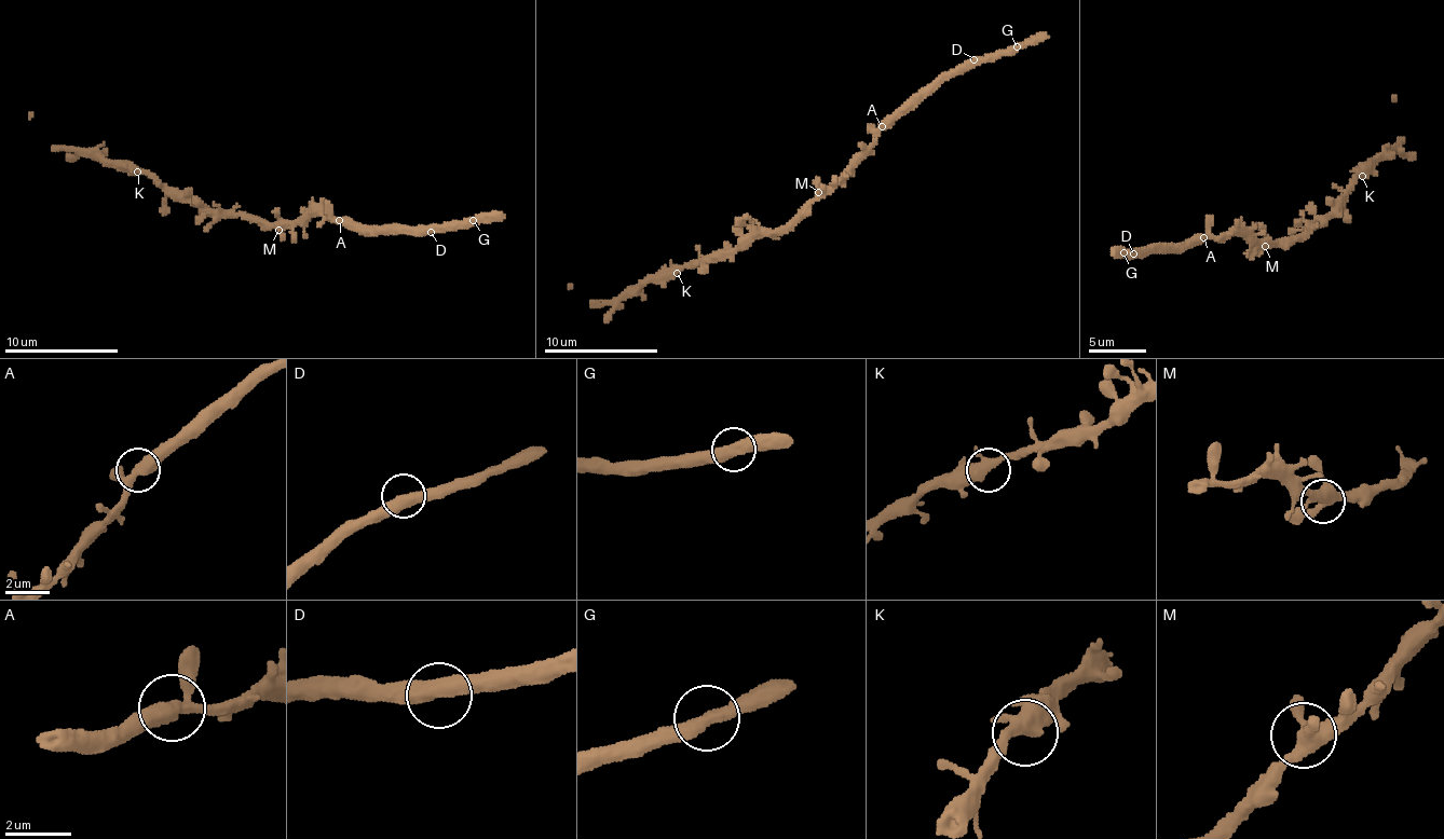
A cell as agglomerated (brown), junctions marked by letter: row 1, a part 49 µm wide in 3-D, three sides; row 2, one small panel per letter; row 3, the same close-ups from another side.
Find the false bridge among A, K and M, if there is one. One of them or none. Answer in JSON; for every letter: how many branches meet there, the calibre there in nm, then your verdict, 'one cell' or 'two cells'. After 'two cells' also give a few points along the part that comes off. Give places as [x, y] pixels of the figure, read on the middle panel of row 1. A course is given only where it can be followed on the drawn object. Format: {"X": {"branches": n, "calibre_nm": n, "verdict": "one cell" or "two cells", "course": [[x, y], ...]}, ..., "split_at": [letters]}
{"A": {"branches": 3, "calibre_nm": 360, "verdict": "two cells", "course": [[882, 126], [945, 80], [982, 60], [1013, 54], [1048, 37]]}, "K": {"branches": 3, "calibre_nm": 360, "verdict": "one cell"}, "M": {"branches": 3, "calibre_nm": 400, "verdict": "one cell"}, "split_at": ["A"]}

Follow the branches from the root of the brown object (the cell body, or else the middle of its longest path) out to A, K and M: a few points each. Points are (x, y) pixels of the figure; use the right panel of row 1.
A: (1279, 241), (1262, 247), (1233, 233), (1203, 236)
K: (1279, 241), (1303, 234), (1308, 231), (1309, 224), (1323, 221), (1353, 178), (1362, 176)
M: (1279, 241), (1265, 246)

